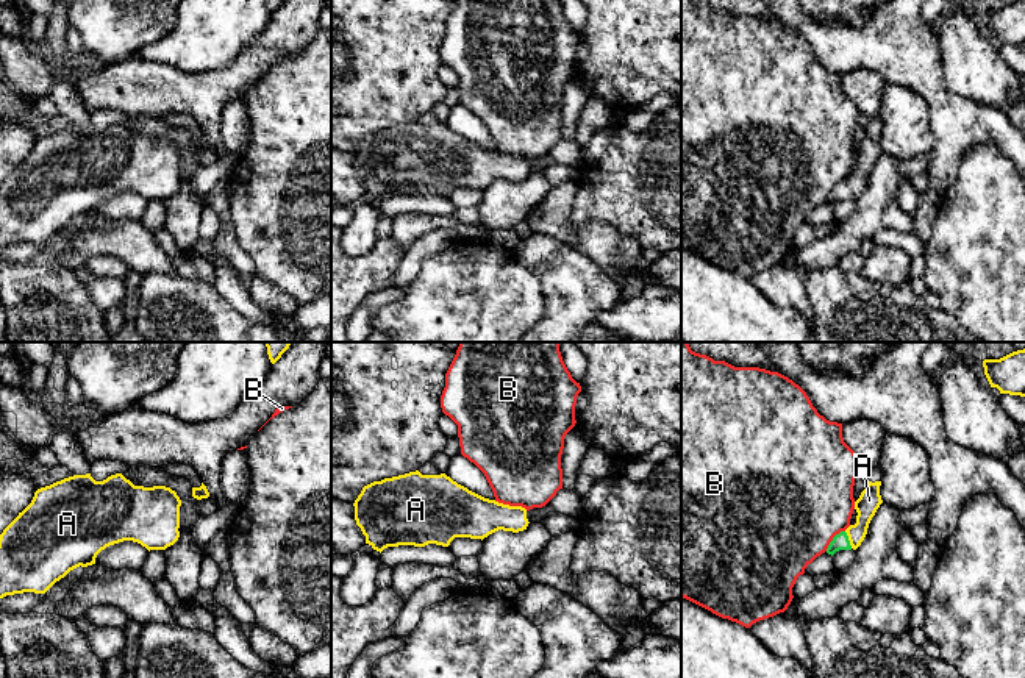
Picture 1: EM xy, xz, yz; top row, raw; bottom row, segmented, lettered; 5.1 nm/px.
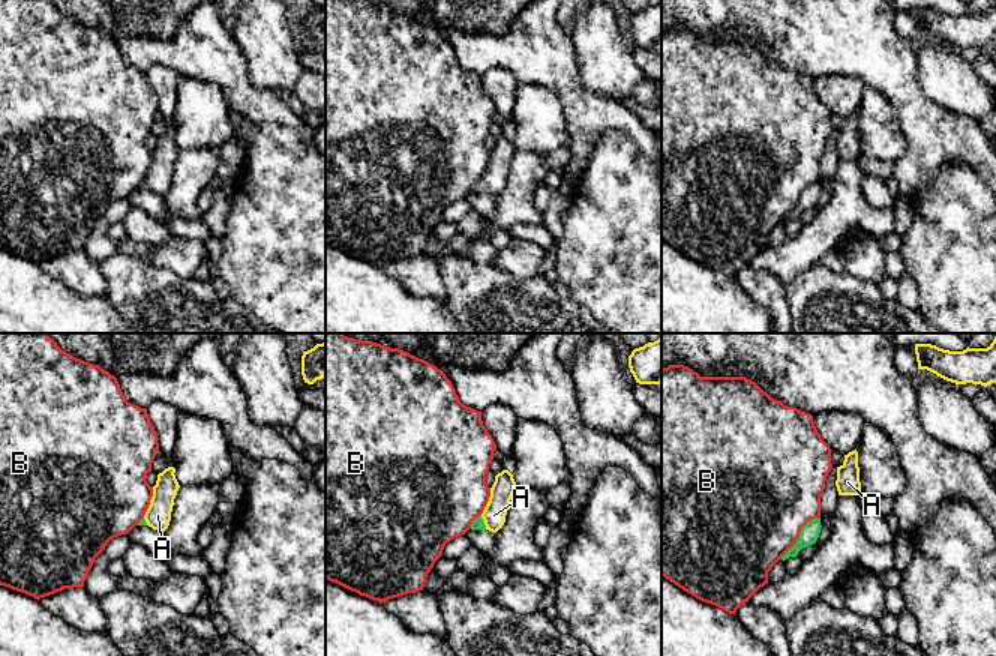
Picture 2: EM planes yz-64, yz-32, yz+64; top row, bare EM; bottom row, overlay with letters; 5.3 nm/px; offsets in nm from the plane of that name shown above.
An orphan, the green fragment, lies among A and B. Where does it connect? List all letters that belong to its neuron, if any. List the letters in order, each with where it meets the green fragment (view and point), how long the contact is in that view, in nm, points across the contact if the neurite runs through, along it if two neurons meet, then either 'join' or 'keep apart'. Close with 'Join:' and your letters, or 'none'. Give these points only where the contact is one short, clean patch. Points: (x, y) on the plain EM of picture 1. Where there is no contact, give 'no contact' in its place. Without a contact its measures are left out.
A: yz (847, 189) | 100 nm | across yz (841, 191), (847, 189), (861, 175), (869, 150) | join
B: yz (833, 189) | 150 nm | keep apart
Join: A

